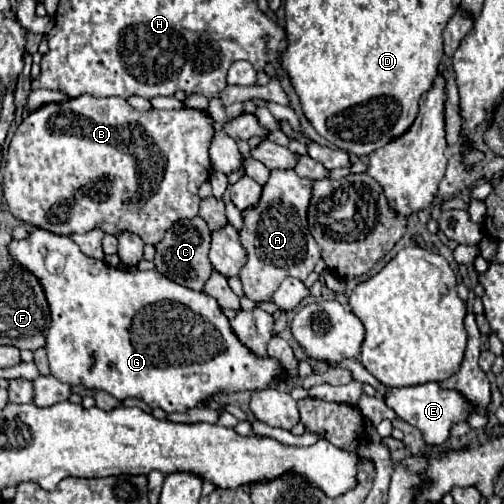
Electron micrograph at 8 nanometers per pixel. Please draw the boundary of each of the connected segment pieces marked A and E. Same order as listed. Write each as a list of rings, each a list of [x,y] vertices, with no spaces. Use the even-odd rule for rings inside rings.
[[[294,170],[270,172],[270,180],[262,188],[258,206],[242,214],[244,228],[240,230],[240,240],[248,252],[248,262],[240,272],[240,280],[250,300],[268,300],[284,278],[294,276],[298,280],[306,280],[314,270],[320,250],[306,222],[310,196],[312,180],[296,176]]]
[[[428,382],[428,384],[408,386],[408,388],[390,388],[384,402],[388,408],[394,408],[398,418],[420,428],[428,444],[436,444],[436,446],[446,442],[446,438],[450,436],[452,424],[464,422],[468,418],[468,414],[472,412],[470,404],[466,404],[466,400],[462,400],[462,396],[458,396],[458,392],[442,390],[438,382]]]

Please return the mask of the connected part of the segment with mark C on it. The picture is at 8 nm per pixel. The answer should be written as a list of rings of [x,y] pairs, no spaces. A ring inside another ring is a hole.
[[[196,216],[192,220],[180,220],[156,244],[156,258],[154,258],[156,270],[162,272],[166,278],[174,280],[176,284],[182,284],[182,286],[192,288],[192,290],[202,290],[206,280],[210,278],[212,270],[214,270],[210,260],[208,260],[210,242],[212,242],[212,232],[200,216]]]

